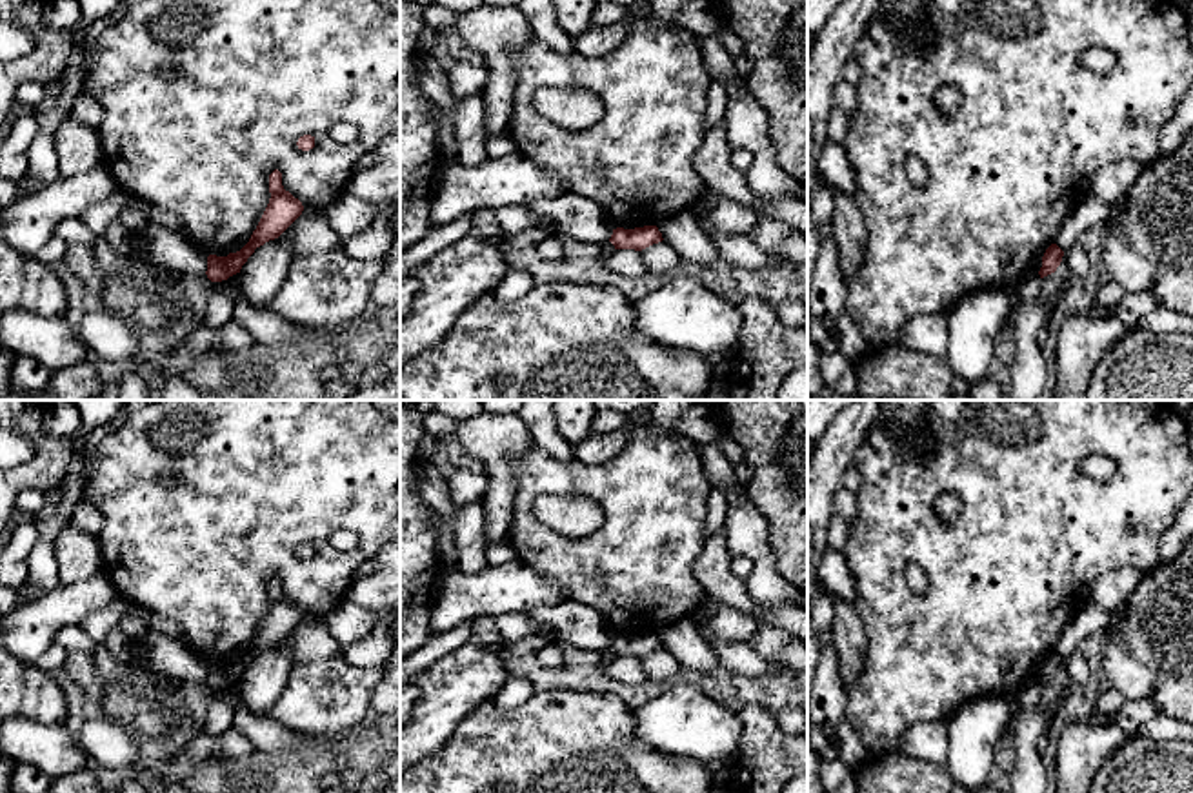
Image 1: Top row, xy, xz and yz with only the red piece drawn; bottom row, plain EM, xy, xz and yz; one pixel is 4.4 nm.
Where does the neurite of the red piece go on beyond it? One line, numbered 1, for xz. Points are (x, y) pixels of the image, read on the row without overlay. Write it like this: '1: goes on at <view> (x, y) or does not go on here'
1: does not go on here

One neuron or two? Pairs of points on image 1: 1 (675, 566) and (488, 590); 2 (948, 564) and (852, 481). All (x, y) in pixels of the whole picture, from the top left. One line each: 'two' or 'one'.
1: two
2: two

